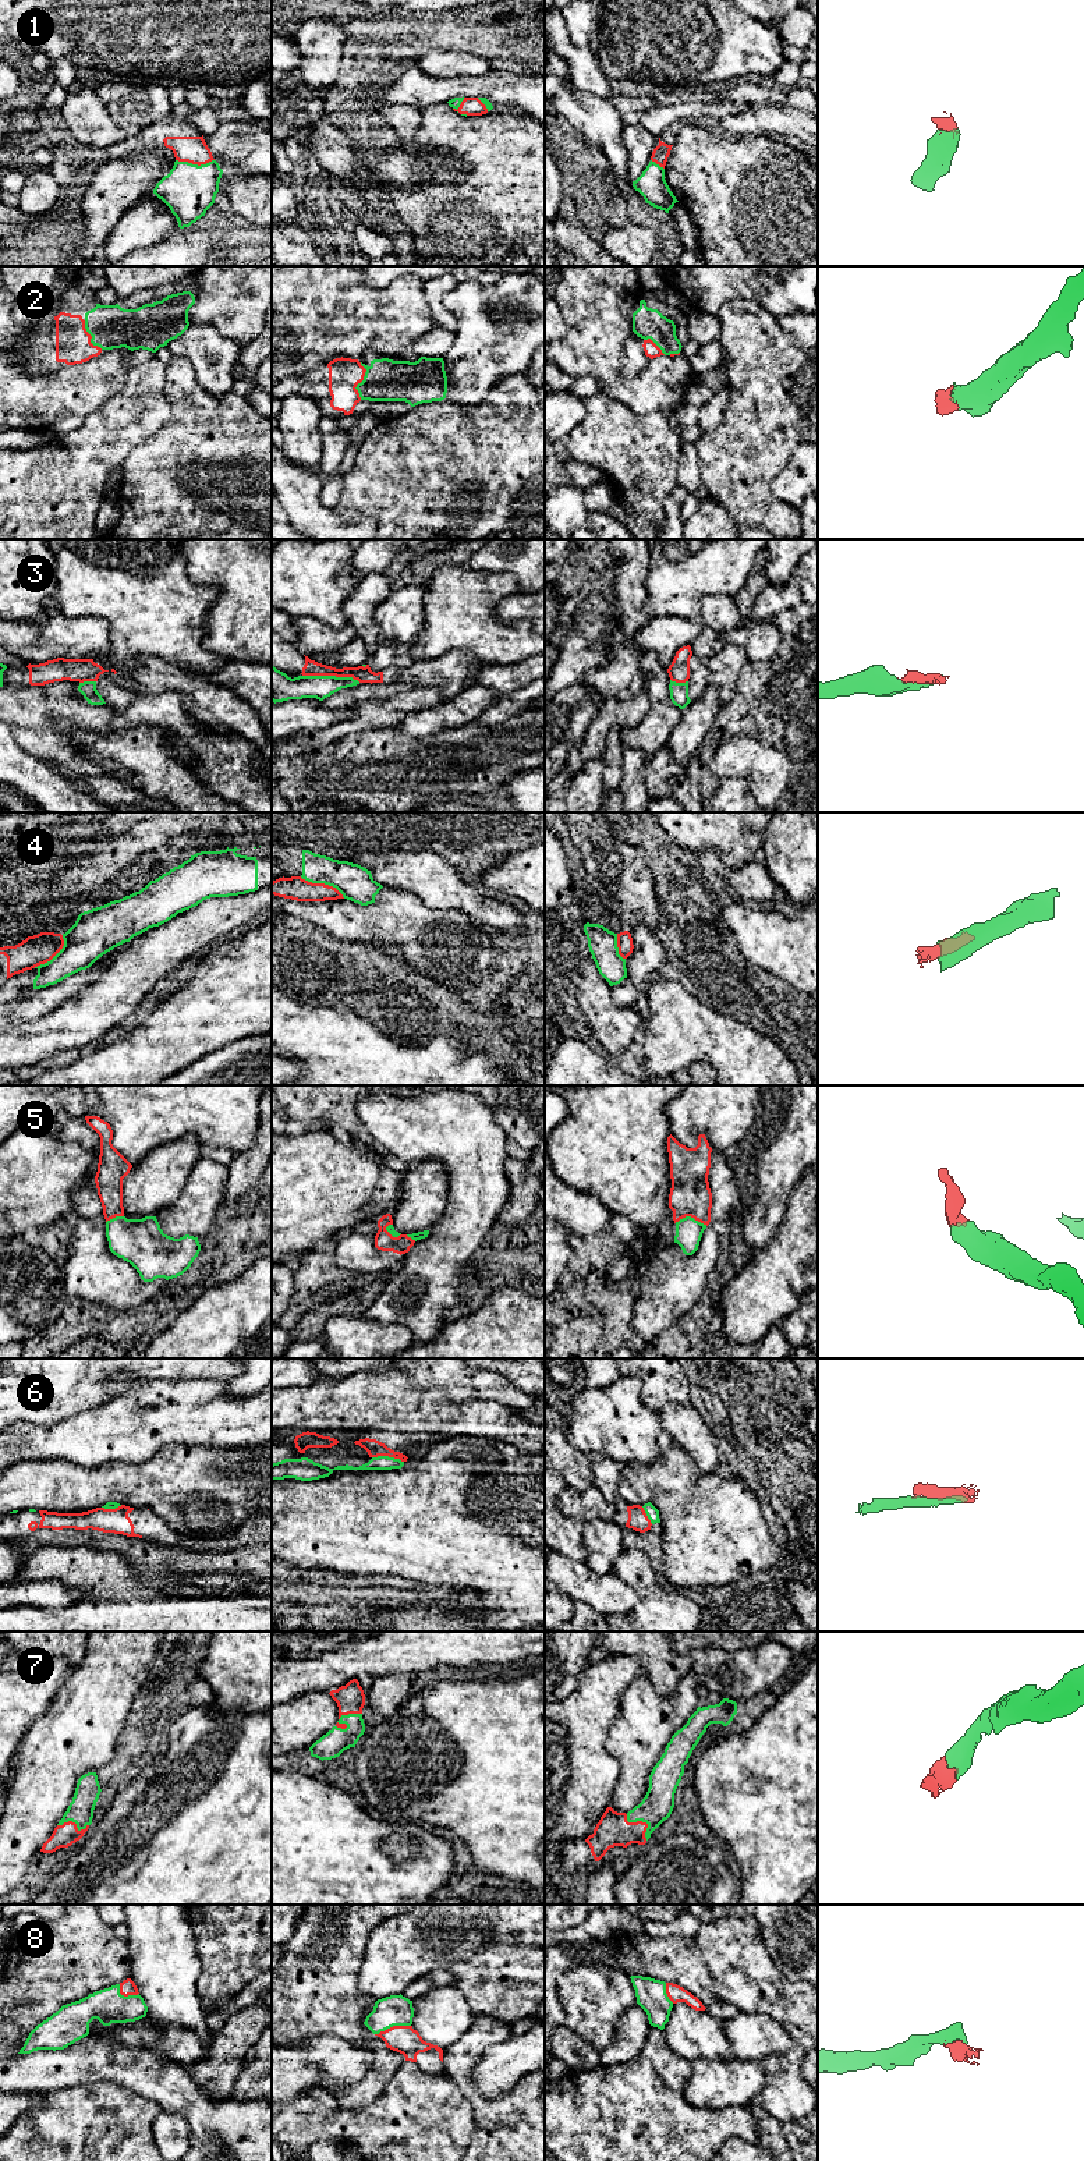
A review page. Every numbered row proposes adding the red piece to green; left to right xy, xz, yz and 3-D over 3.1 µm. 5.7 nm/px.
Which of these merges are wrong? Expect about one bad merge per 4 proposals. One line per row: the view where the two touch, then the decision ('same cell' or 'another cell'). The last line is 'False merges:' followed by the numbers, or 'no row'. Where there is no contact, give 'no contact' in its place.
1: meets green in xy; same cell
2: meets green in xz; same cell
3: meets green in xz; another cell
4: meets green in xz; another cell
5: meets green in yz; same cell
6: meets green in xz; same cell
7: meets green in xz; same cell
8: meets green in xz; same cell
False merges: 3, 4

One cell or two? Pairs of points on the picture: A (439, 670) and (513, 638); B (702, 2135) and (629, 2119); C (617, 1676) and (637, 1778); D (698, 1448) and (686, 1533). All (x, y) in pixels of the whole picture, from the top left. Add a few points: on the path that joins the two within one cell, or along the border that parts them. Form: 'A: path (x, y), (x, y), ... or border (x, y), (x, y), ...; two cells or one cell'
A: border (439, 656), (452, 651), (464, 651), (485, 665); two cells
B: path (684, 2135), (675, 2125), (649, 2125), (647, 2122); one cell
C: border (643, 1671), (622, 1694), (620, 1711), (610, 1726); two cells
D: border (673, 1442), (691, 1458), (701, 1473), (714, 1473); two cells

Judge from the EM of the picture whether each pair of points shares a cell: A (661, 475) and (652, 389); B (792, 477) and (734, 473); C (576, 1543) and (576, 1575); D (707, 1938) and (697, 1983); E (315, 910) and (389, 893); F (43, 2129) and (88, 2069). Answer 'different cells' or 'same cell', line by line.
A: different cells
B: different cells
C: different cells
D: different cells
E: same cell
F: different cells

